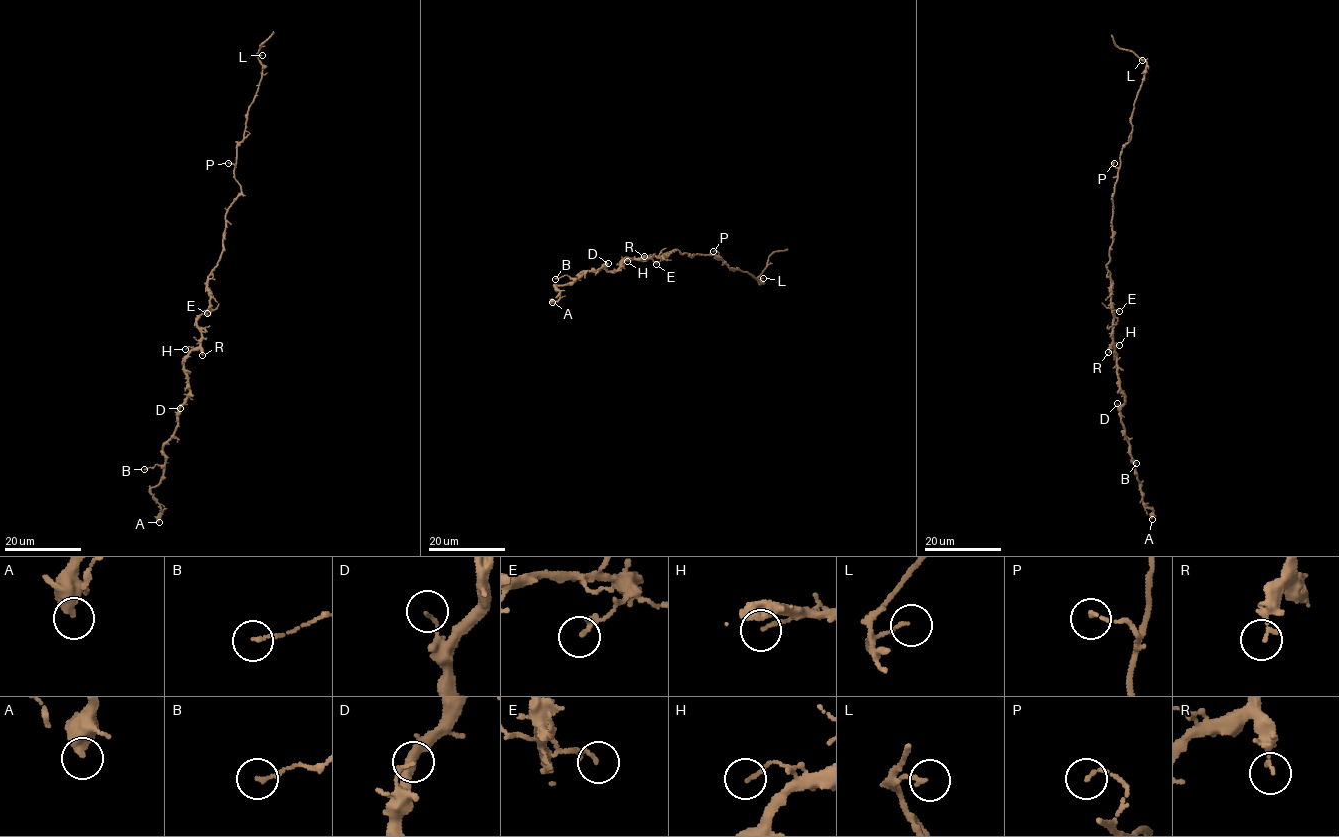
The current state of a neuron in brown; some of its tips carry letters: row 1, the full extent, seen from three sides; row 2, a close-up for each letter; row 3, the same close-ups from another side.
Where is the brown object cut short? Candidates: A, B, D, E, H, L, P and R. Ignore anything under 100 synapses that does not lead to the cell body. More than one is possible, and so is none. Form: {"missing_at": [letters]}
{"missing_at": []}

